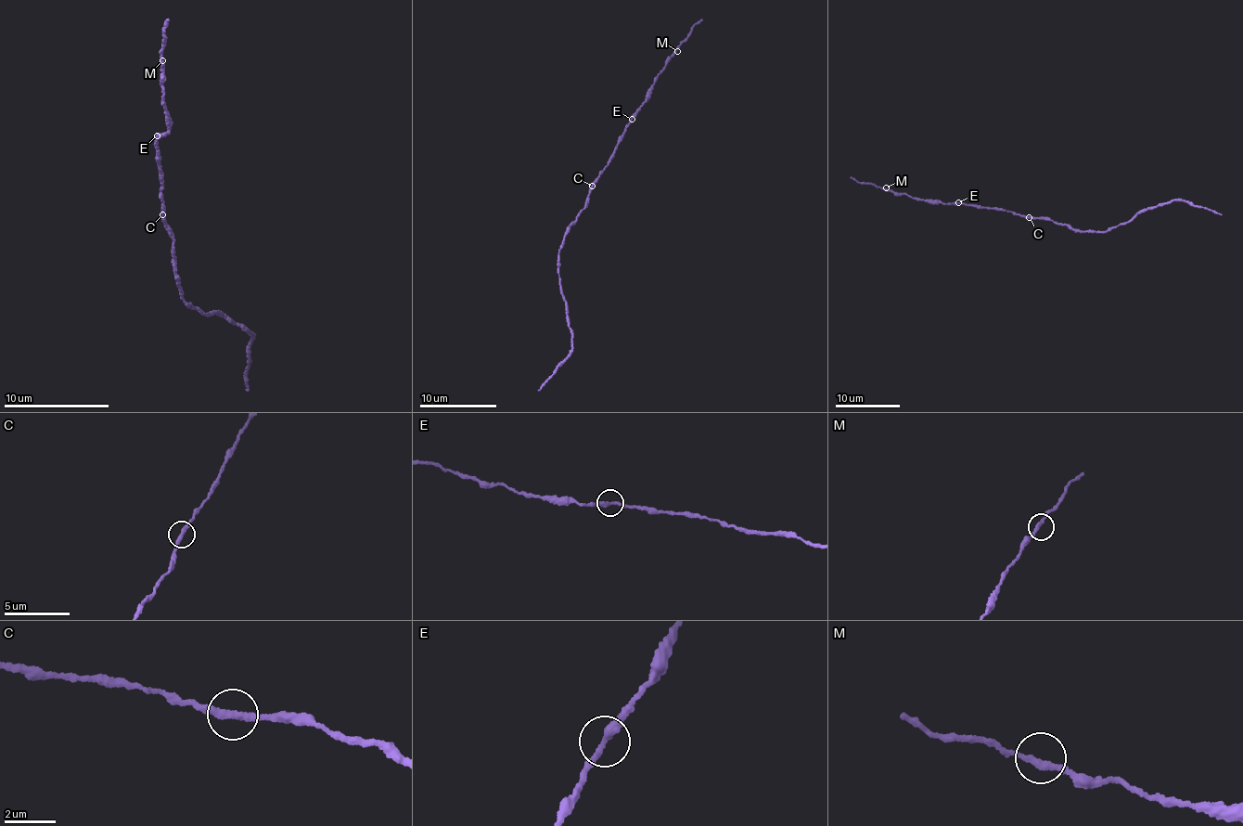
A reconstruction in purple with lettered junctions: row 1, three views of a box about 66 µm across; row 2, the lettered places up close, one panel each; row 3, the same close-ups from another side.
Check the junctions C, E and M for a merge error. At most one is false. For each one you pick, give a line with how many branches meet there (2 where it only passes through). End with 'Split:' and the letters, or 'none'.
Split: none

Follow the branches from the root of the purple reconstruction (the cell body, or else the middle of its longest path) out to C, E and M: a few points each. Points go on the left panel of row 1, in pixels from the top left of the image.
C: (167, 226), (160, 219), (163, 213)
E: (167, 226), (160, 219), (162, 185), (159, 163), (155, 160), (157, 135)
M: (167, 226), (160, 219), (162, 185), (154, 144), (158, 136), (168, 132), (160, 80), (162, 60)

